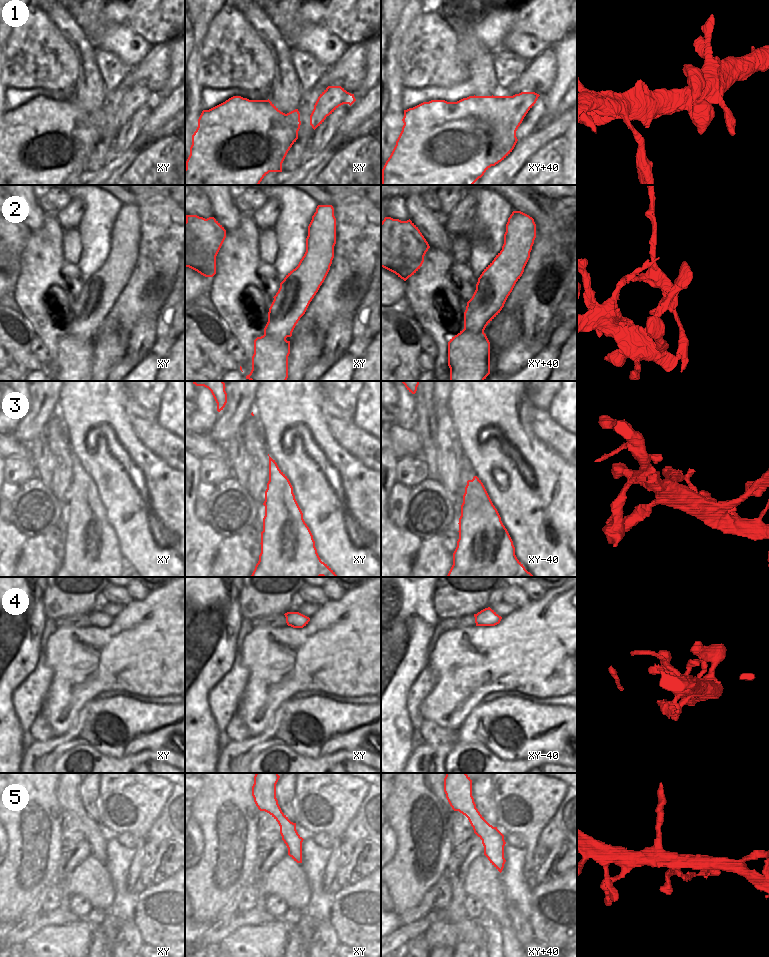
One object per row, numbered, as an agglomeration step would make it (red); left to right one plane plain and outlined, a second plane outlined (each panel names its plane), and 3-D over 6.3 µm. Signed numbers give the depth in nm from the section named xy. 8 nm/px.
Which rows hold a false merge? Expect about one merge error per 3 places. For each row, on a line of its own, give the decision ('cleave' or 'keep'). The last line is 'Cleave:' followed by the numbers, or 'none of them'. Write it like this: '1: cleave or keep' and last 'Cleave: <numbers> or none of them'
1: keep
2: cleave
3: keep
4: keep
5: cleave
Cleave: 2, 5

